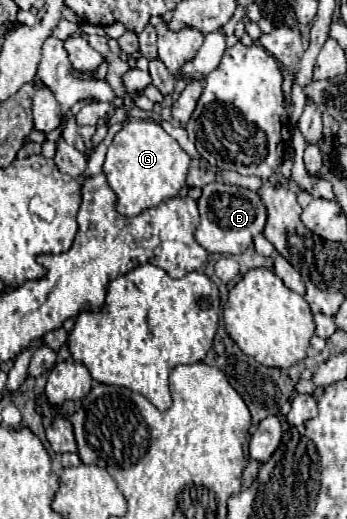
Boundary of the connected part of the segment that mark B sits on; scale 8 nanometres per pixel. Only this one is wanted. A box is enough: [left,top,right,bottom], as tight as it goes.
[194,182,266,254]

